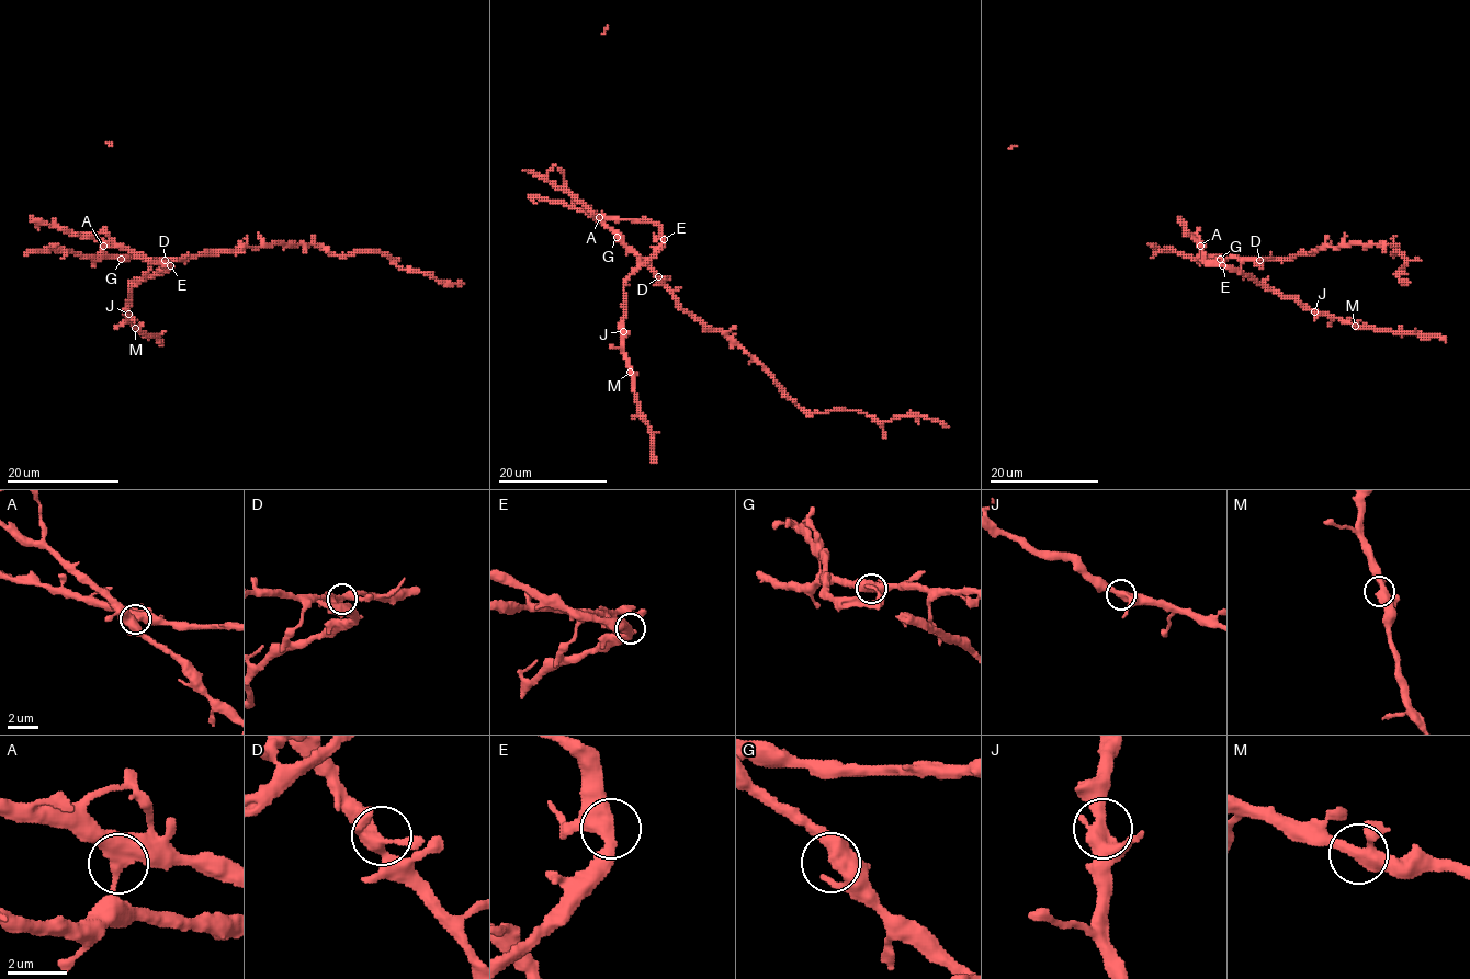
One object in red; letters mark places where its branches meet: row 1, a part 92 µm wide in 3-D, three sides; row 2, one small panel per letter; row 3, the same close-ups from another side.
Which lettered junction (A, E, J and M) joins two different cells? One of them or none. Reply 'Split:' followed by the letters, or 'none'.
Split: none

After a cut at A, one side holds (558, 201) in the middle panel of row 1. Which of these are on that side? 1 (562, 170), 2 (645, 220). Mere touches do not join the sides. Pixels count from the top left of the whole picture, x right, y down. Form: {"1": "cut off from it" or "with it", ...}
{"1": "cut off from it", "2": "with it"}

